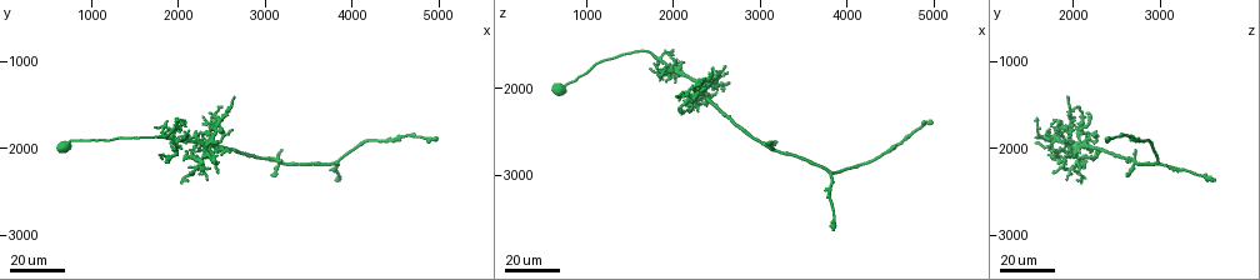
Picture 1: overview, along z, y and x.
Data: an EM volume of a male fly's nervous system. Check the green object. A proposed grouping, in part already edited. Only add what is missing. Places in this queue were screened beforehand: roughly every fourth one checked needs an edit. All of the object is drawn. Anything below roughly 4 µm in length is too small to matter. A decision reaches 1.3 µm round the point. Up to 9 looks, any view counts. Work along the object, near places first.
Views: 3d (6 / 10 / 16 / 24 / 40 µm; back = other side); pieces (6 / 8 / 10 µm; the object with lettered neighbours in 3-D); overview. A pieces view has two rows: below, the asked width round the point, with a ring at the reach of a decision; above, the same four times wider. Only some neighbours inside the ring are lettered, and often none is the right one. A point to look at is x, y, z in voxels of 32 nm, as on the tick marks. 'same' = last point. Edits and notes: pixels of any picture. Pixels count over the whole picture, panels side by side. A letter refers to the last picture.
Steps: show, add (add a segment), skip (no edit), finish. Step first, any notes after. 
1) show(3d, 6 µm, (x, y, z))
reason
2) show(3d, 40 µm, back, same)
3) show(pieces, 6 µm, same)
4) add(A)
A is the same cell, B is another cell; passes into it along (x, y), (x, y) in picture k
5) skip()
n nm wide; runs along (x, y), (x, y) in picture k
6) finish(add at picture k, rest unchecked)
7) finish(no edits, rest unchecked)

show(3d, 40 µm, (2600, 2050, 1750))
branch stops here

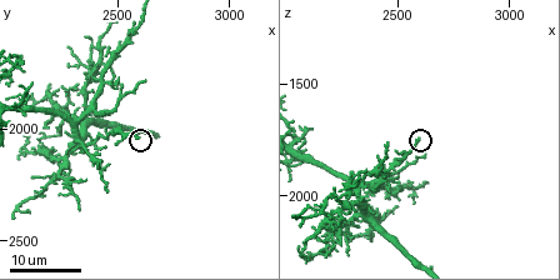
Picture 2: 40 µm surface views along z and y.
show(pieces, 10 µm, (2590, 2040, 1740))

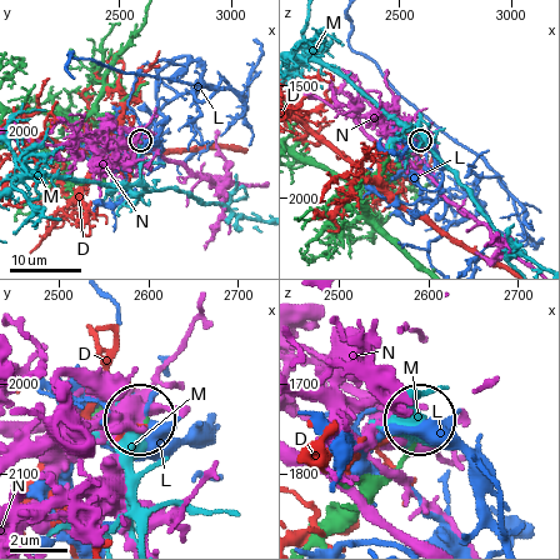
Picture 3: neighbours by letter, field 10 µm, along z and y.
skip()
D, L, M and N are other cells; no lettered segment goes on from it

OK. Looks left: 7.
show(3d, 24 µm, (2650, 1400, 1950))
thin end

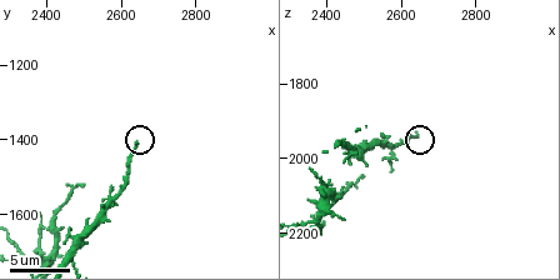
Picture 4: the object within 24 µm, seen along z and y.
show(pieces, 8 µm, (2640, 1410, 1940))
see the neighbours

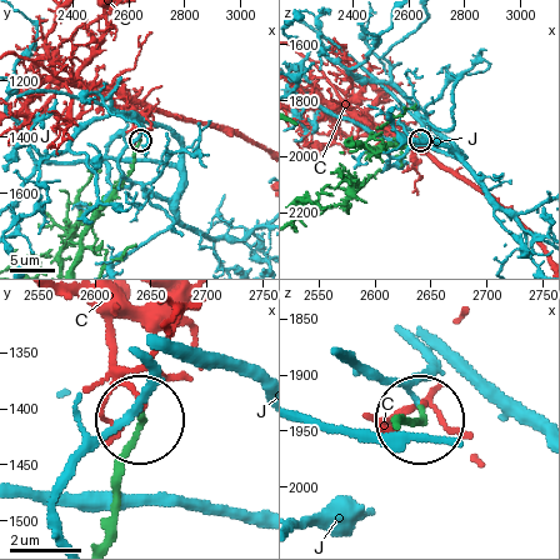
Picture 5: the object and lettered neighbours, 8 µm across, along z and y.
skip()
180 nm wide; C and J are other cells; runs along (105, 538), (135, 425) in picture 5; no lettered segment goes on from it

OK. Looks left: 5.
show(3d, 16 µm, (2420, 2150, 1830))
branch stops here

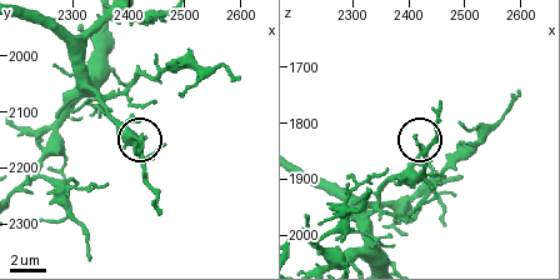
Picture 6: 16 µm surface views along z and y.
show(pieces, 10 µm, (2410, 2165, 1825))
what lies round it

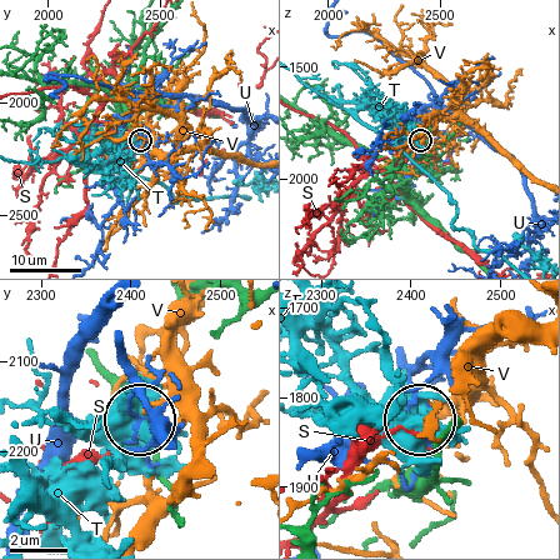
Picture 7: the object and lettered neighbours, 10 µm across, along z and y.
skip()
210 nm wide; S, T, U and V are other cells; none of them fits

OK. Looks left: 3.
show(3d, 40 µm, (5000, 1900, 2400))
long arm stops here

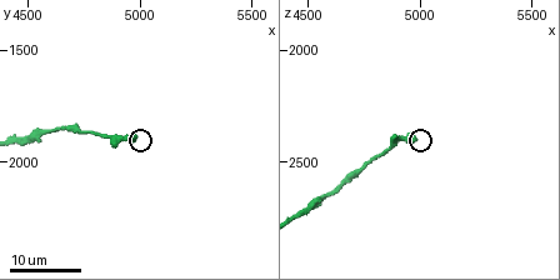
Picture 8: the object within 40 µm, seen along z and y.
show(pieces, 8 µm, (4990, 1890, 2390))
what lies round it

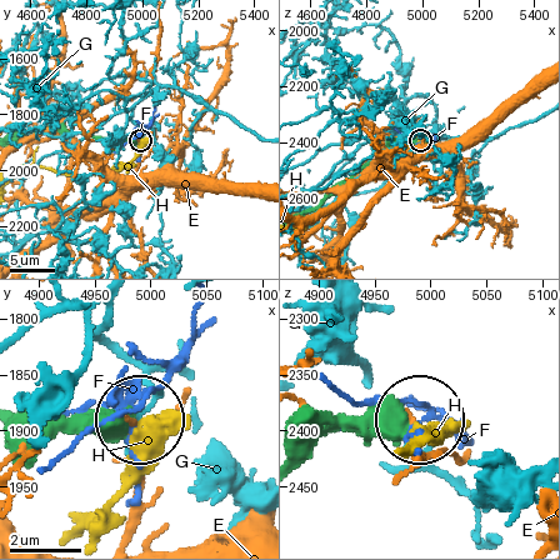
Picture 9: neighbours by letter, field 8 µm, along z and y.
skip()
E, F, G and H are other cells; no lettered segment goes on from it

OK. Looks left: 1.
finish(no edits, rest unchecked)

